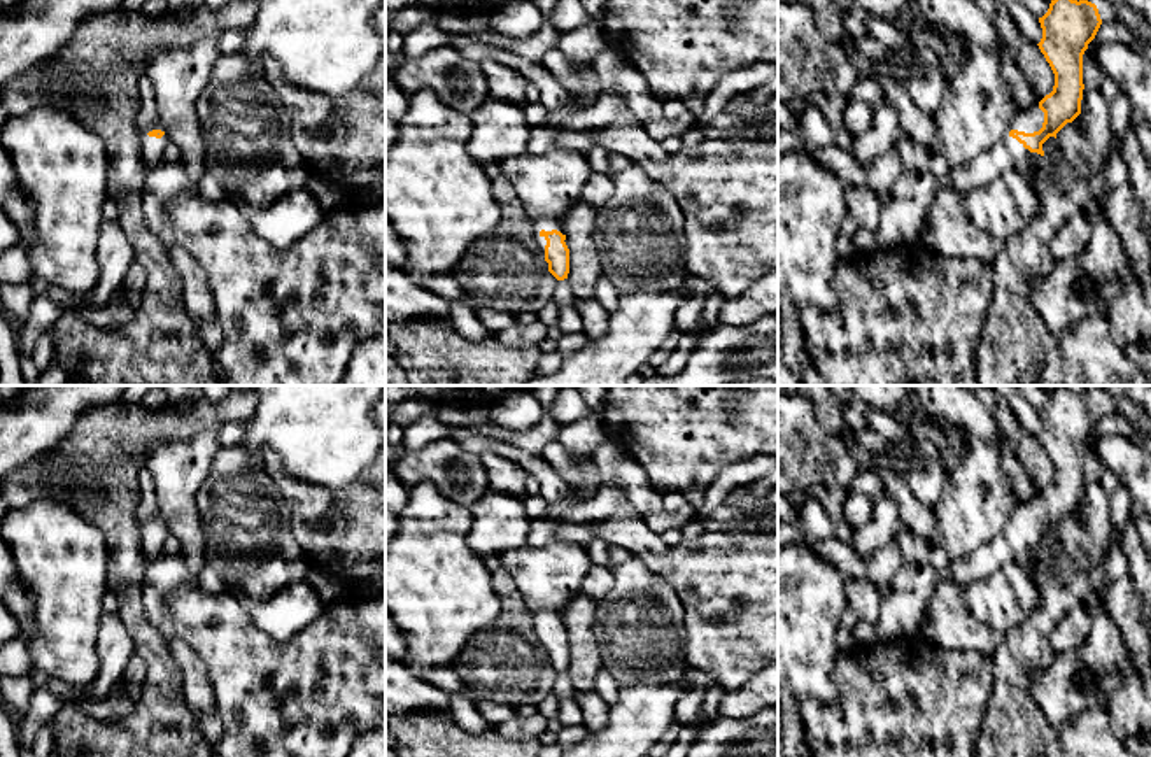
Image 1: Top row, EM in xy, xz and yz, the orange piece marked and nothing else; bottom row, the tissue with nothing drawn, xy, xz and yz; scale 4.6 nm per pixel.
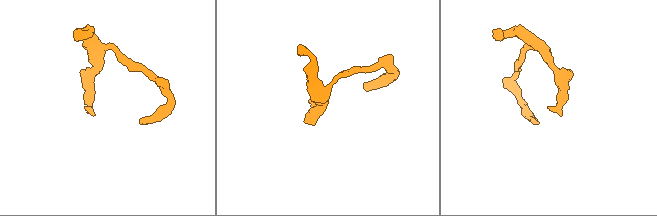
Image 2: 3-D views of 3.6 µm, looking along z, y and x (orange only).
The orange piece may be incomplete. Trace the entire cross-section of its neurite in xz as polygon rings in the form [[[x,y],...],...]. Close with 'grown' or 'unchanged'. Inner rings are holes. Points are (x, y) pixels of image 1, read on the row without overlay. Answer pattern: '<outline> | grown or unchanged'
[[[559,610],[534,613],[529,640],[543,662],[548,662],[557,673],[568,671],[569,641]]] | grown

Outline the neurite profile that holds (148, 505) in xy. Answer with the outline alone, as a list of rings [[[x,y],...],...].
[[[142,459],[140,475],[138,475],[138,503],[137,503],[137,520],[138,524],[145,522],[149,517],[156,515],[158,510],[158,499],[154,494],[154,480],[151,471],[145,466],[145,459]]]

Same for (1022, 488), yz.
[[[1000,436],[999,440],[999,452],[1002,461],[1002,471],[1011,482],[1011,494],[1016,506],[1035,503],[1037,496],[1035,487],[1027,470],[1021,466],[1020,459],[1016,457],[1011,443],[1004,436]]]

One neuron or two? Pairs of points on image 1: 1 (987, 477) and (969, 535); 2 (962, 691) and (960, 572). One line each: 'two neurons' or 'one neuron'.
1: one neuron
2: two neurons

